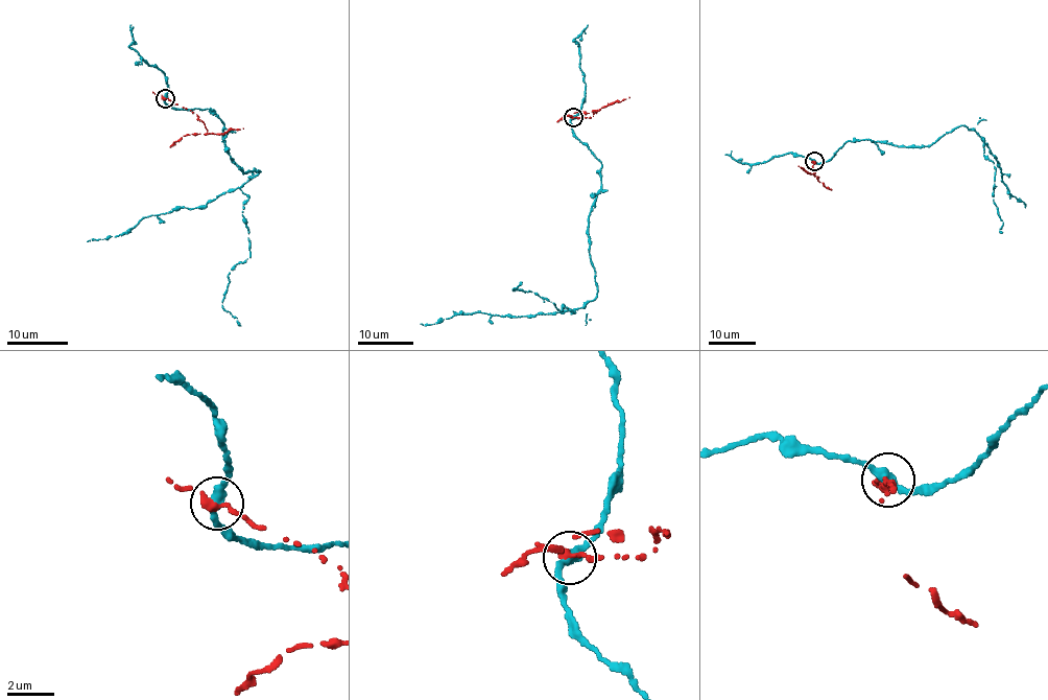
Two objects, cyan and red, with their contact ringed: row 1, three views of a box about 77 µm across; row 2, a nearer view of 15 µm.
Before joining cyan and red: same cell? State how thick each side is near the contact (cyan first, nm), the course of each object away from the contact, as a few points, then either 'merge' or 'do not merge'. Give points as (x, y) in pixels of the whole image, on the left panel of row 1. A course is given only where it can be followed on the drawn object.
calibres 320 and 280 nm; course cyan (165, 98), (171, 109), (212, 109), (230, 157), (243, 173), (260, 171), (206, 205), (88, 241); course red (165, 98), (197, 114), (209, 134), (184, 136), (170, 146); do not merge

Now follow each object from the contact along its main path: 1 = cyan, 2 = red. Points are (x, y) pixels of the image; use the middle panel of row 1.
1: (572, 118), (571, 132), (601, 163), (588, 224), (594, 300), (536, 316), (476, 312), (421, 323)
2: (572, 118), (589, 118), (596, 112), (574, 112), (556, 122)

